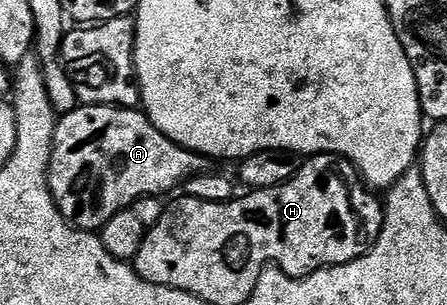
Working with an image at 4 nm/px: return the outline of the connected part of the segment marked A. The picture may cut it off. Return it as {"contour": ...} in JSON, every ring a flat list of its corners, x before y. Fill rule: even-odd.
{"contour":[[88,104,74,108,71,112,62,113,58,117,55,126,55,137,53,138,53,154,51,161,47,167,47,181,51,187,51,193,55,199,55,204,59,208,59,212,74,228,78,228,80,232,98,233,105,226,105,222,109,222,109,218,113,218,113,214,117,214,121,210,134,206,143,196,166,197,166,192,171,192,175,187,182,185,191,179,192,176,206,176,212,171,212,161,208,157,190,152,188,148,182,148,180,144,174,144,165,134,161,134,161,130,157,130,157,126,153,126,153,122,149,119,146,112,133,108,117,108,110,104]]}

